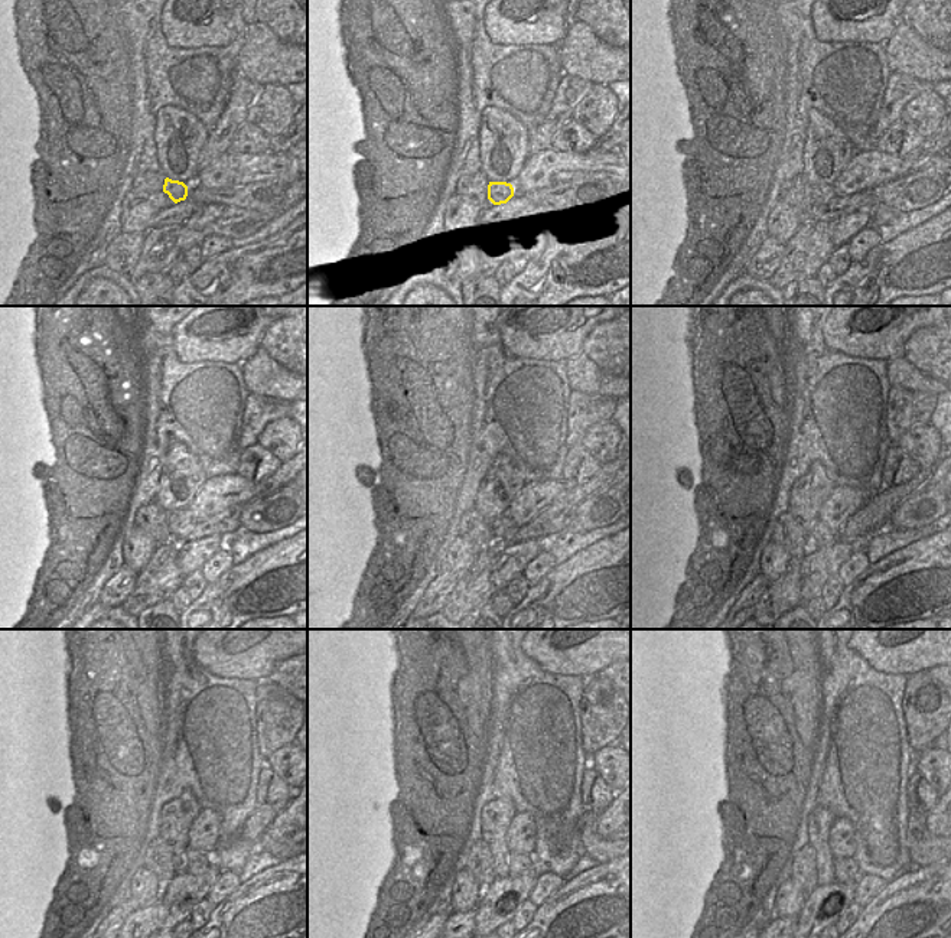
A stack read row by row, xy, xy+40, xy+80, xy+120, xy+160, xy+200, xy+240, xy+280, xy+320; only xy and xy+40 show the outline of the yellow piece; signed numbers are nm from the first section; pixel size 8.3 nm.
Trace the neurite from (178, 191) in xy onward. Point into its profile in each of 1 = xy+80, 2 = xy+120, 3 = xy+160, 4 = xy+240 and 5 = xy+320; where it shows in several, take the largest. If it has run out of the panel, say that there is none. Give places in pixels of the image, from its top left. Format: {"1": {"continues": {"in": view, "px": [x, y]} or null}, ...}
{"1": {"continues": {"in": "xy+80", "px": [823, 195]}}, "2": {"continues": {"in": "xy+120", "px": [176, 520]}}, "3": {"continues": {"in": "xy+160", "px": [502, 523]}}, "4": {"continues": {"in": "xy+240", "px": [196, 862]}}, "5": {"continues": {"in": "xy+320", "px": [846, 870]}}}

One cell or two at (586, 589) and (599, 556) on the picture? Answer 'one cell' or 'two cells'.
one cell

